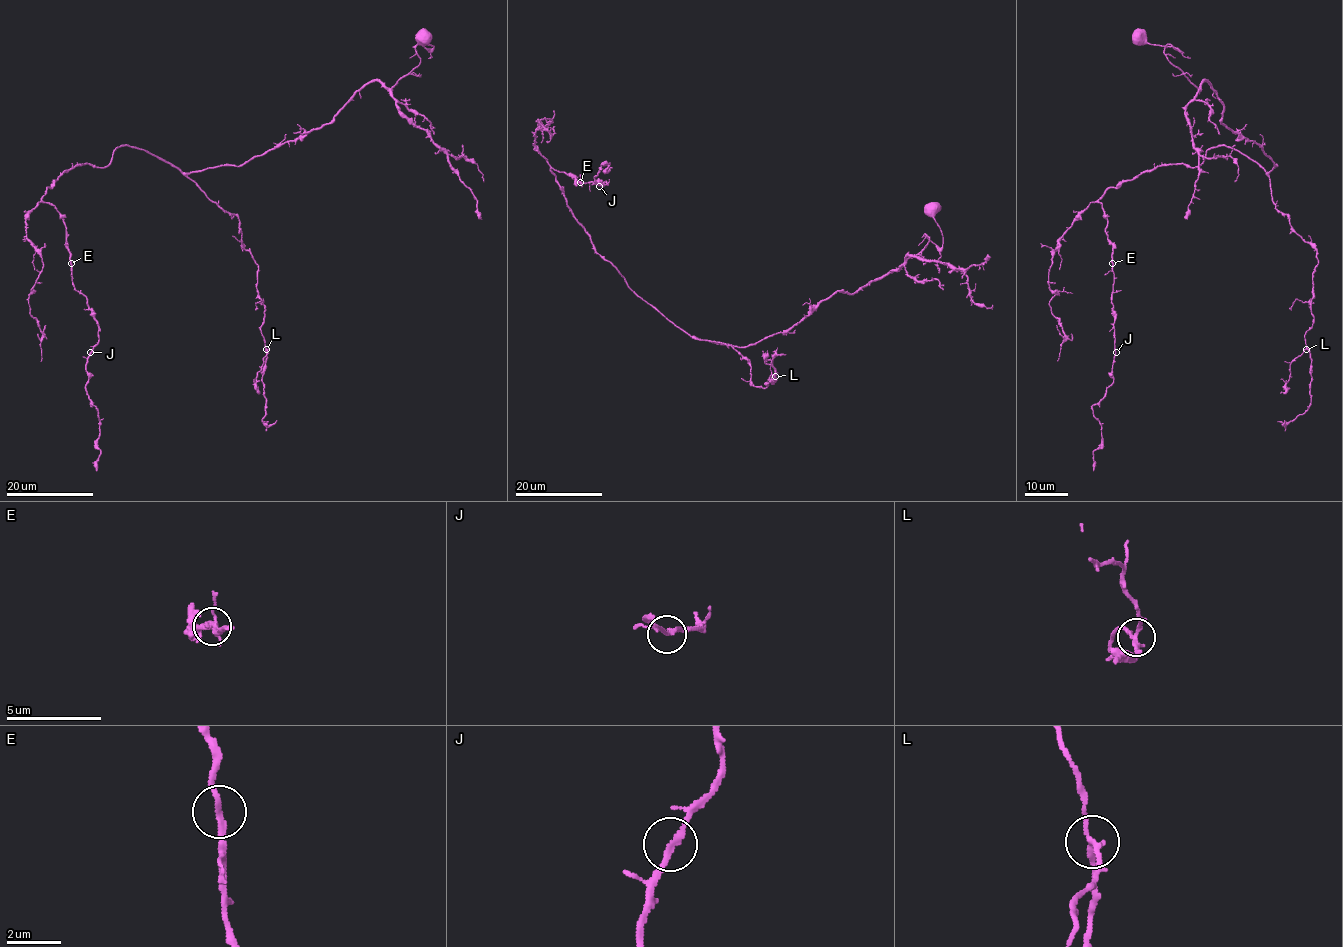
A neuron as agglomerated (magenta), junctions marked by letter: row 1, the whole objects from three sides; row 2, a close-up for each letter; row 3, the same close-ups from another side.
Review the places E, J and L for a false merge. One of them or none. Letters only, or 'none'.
none

